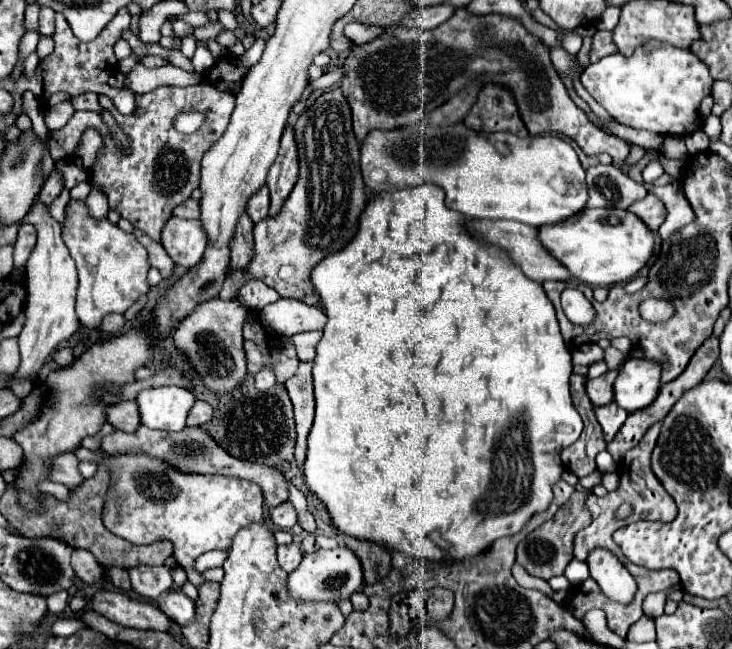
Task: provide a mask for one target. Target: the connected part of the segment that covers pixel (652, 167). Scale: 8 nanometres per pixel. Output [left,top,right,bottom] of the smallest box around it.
[642,161,664,183]

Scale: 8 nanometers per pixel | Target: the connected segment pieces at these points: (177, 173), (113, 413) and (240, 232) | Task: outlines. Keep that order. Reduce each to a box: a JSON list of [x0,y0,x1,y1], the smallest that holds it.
[[48,85,236,243],[106,401,140,433],[230,209,254,269]]

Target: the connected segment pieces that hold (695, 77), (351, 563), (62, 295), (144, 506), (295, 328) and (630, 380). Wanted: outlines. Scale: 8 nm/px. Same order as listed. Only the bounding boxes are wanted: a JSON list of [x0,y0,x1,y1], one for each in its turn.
[[582,41,714,135],[288,547,364,601],[14,201,78,379],[74,447,262,587],[260,298,326,335],[614,359,660,411]]

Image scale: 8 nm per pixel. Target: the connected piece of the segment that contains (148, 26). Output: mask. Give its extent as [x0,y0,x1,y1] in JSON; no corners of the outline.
[138,1,188,43]

